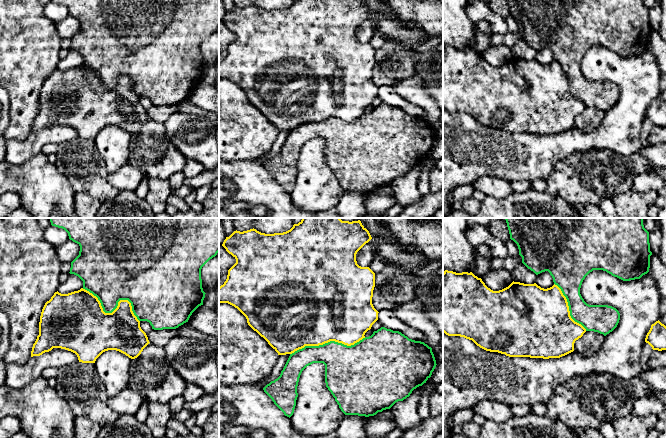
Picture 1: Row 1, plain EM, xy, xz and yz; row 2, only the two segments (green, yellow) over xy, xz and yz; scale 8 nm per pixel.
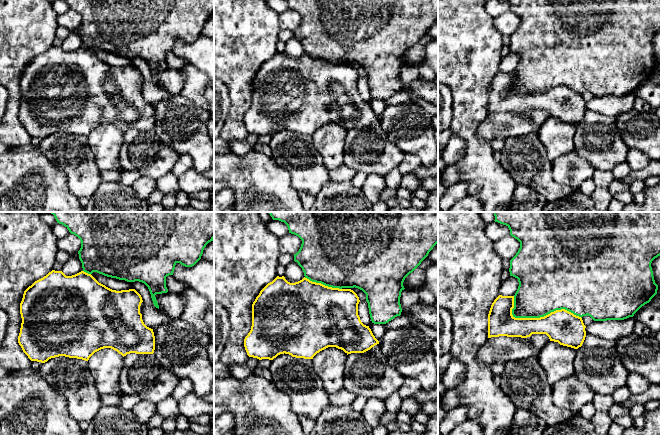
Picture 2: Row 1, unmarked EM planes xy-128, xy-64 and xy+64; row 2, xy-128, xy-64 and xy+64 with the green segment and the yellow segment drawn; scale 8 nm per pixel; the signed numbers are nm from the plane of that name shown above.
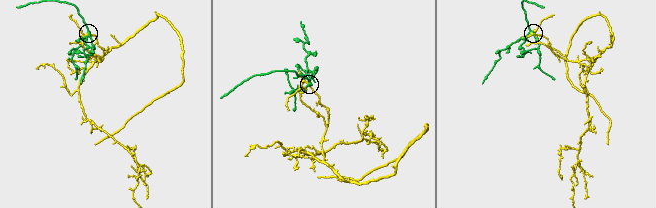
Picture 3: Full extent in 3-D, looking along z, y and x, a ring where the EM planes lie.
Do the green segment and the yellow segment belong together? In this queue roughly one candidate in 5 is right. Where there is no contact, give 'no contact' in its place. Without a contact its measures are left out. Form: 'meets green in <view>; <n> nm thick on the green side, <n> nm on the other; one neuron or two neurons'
meets green in xy; 380 nm thick on the green side, 360 nm on the other; two neurons

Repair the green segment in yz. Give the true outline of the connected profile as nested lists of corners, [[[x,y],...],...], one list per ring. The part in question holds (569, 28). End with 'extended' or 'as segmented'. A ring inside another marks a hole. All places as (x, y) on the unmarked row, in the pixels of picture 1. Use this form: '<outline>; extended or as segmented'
[[[507,0],[510,15],[519,25],[522,39],[536,51],[548,47],[563,71],[566,73],[571,94],[581,100],[586,107],[594,107],[606,112],[612,108],[620,96],[619,87],[608,81],[589,81],[580,70],[585,53],[593,46],[603,46],[623,57],[640,55],[649,48],[650,27],[649,8],[643,0]]]; as segmented

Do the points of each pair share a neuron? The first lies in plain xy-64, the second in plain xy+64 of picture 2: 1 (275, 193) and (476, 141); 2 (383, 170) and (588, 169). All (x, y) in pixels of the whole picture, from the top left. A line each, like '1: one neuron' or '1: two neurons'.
1: one neuron
2: two neurons

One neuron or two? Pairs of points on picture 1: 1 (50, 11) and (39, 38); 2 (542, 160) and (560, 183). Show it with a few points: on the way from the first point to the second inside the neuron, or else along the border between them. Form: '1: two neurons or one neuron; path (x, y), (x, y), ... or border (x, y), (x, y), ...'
1: two neurons; border (43, 10), (43, 13), (55, 23)
2: two neurons; border (568, 156), (561, 159), (545, 179)

